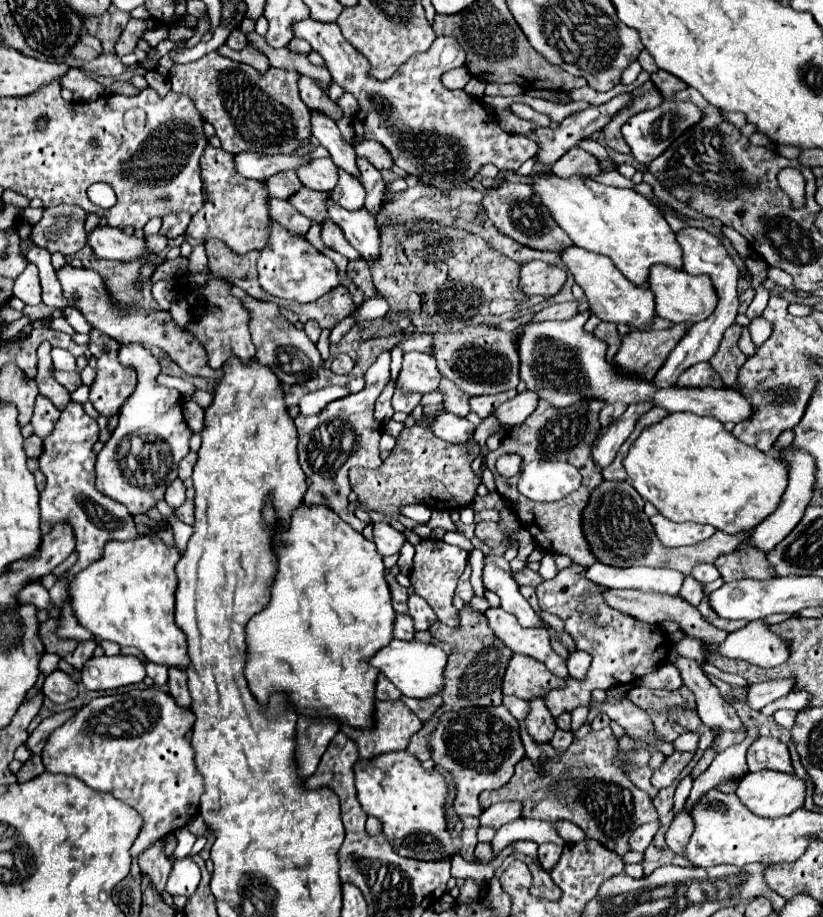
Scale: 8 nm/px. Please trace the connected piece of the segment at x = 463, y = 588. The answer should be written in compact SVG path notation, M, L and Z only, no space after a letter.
M466 568L464 574L460 576L456 596L460 596L464 602L470 602L470 598L474 596L474 590L472 590L472 584L470 584L470 568Z

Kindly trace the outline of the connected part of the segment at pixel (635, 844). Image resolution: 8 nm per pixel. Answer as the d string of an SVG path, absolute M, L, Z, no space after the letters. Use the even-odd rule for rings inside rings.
M648 822L648 824L642 824L640 828L636 828L636 830L632 832L632 836L630 836L630 846L632 846L632 850L644 852L644 850L650 846L650 842L652 842L654 834L658 832L658 828L660 828L660 822Z

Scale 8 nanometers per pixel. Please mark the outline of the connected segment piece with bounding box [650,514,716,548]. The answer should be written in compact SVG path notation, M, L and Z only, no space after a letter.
M656 514L650 518L660 542L668 548L678 548L678 546L690 546L690 544L698 544L702 540L708 540L716 528L708 526L708 524L696 524L696 522L670 522L668 518L664 518L662 514Z

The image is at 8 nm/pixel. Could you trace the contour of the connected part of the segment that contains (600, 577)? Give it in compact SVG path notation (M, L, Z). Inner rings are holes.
M594 562L586 570L586 578L606 588L638 588L638 590L664 592L670 596L676 596L682 584L682 576L676 570L648 568L648 566L612 568L600 562Z

